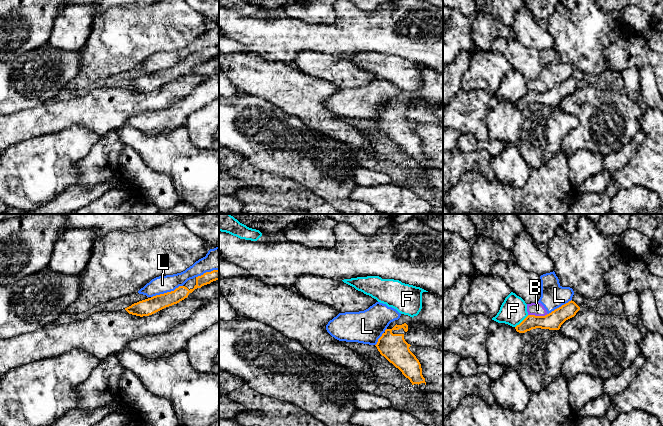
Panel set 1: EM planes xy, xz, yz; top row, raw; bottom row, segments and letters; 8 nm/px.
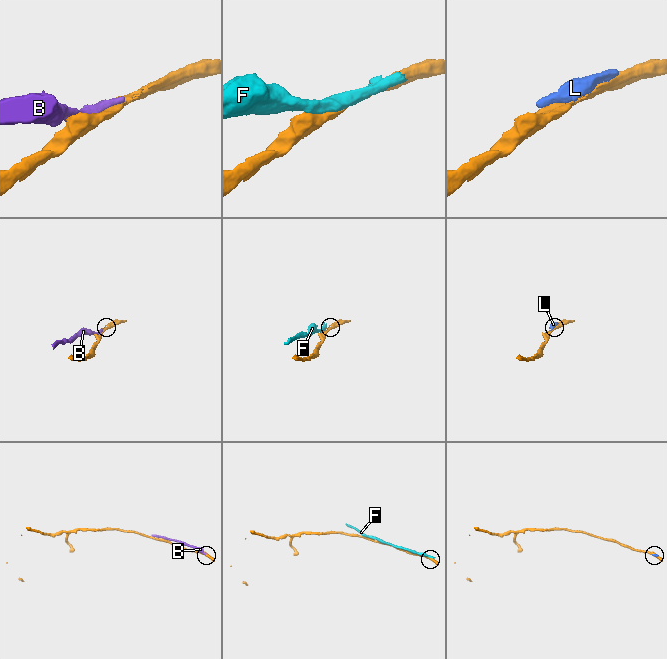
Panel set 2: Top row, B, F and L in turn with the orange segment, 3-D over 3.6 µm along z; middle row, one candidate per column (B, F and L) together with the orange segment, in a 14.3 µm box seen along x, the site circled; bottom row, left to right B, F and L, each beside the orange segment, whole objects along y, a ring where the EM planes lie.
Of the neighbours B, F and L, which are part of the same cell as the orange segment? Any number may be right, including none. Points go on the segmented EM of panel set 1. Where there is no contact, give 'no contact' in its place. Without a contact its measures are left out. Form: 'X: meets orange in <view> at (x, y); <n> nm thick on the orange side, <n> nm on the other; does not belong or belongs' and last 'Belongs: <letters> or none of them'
B: meets orange in yz at (537, 316); 140 nm thick on the orange side, 110 nm on the other; does not belong
F: meets orange in yz at (522, 321); 140 nm thick on the orange side, 220 nm on the other; does not belong
L: meets orange in xy at (167, 292); 130 nm thick on the orange side, 140 nm on the other; does not belong
Belongs: none of them

